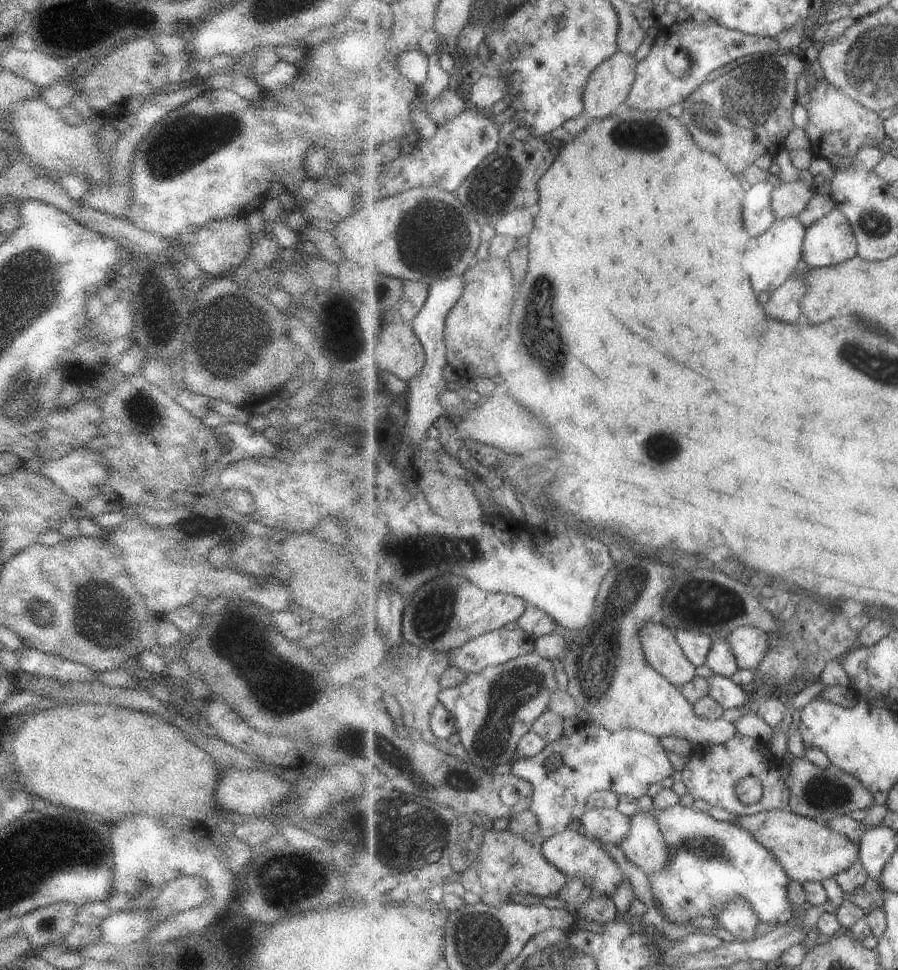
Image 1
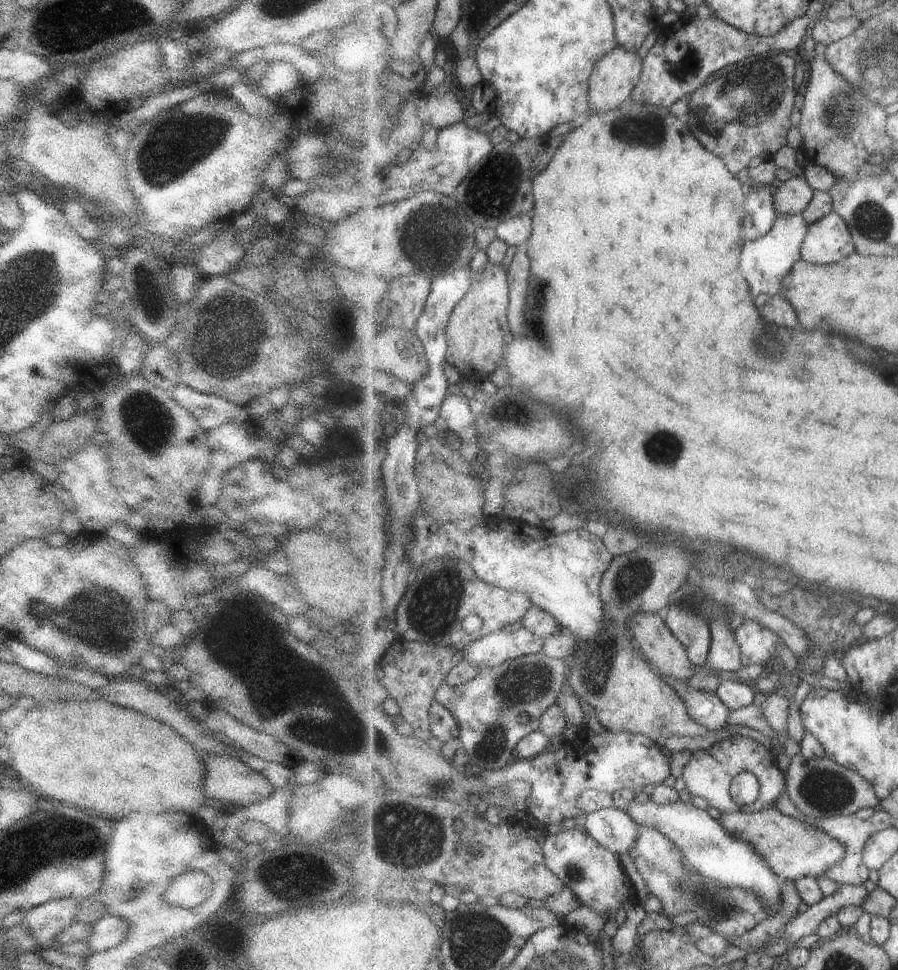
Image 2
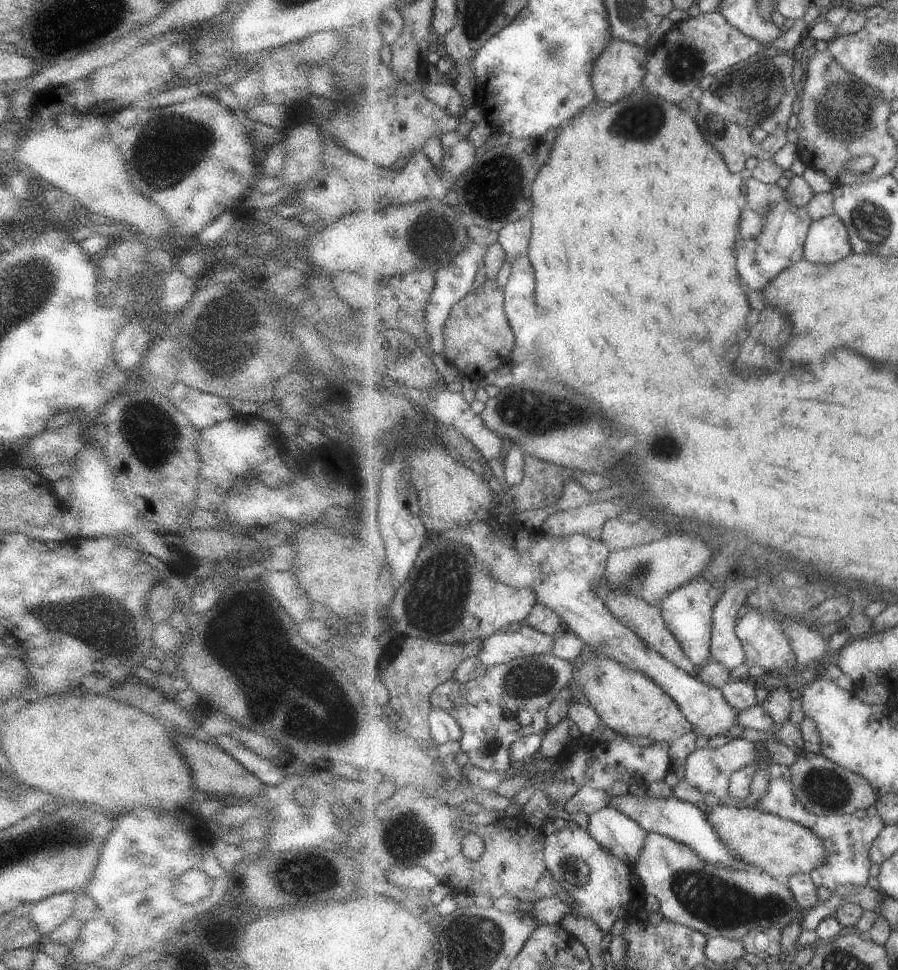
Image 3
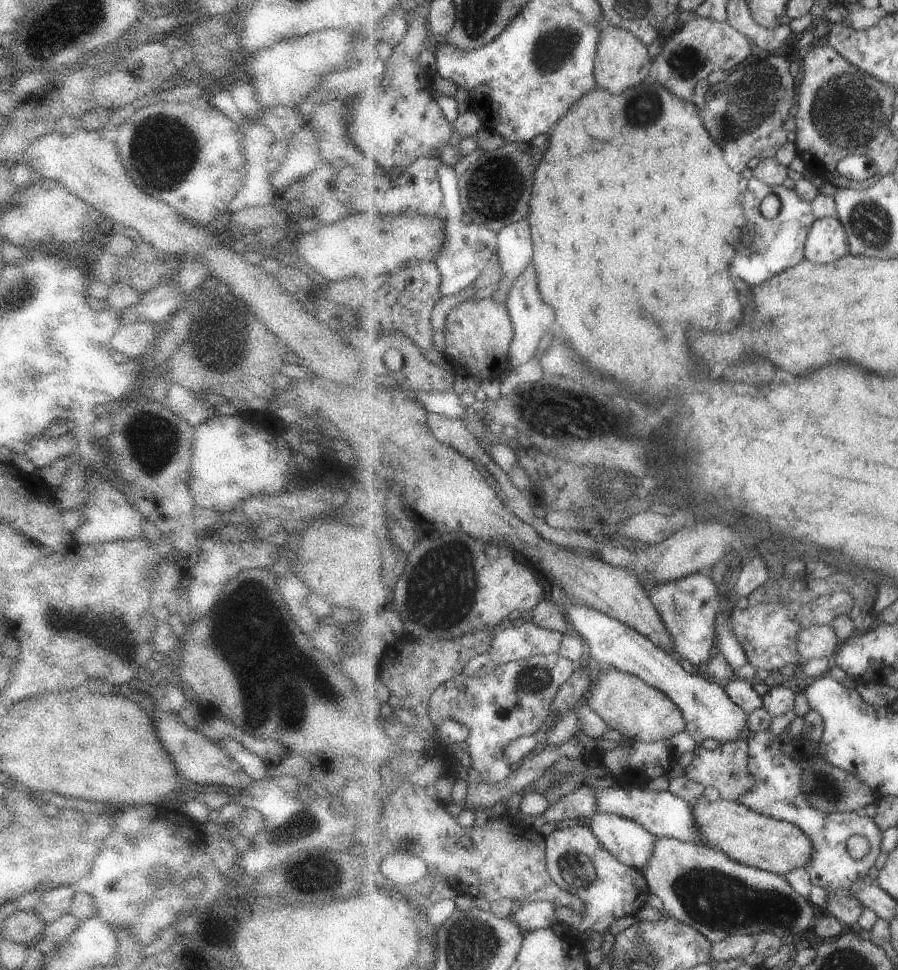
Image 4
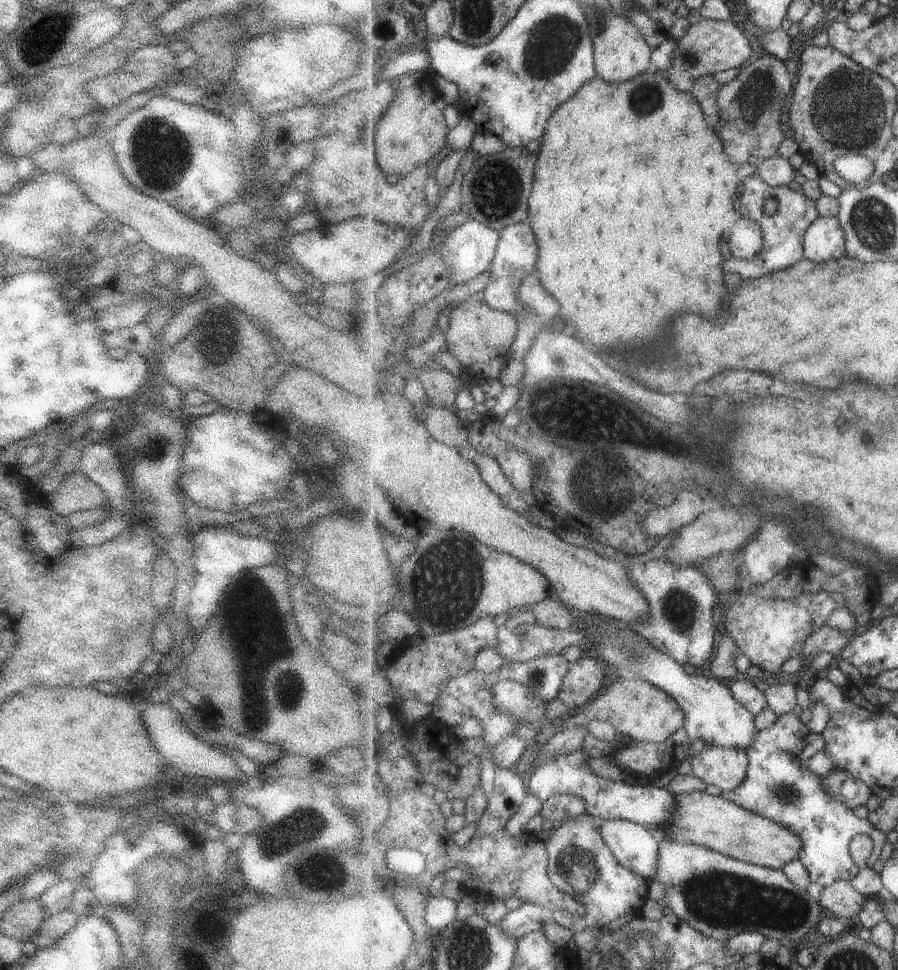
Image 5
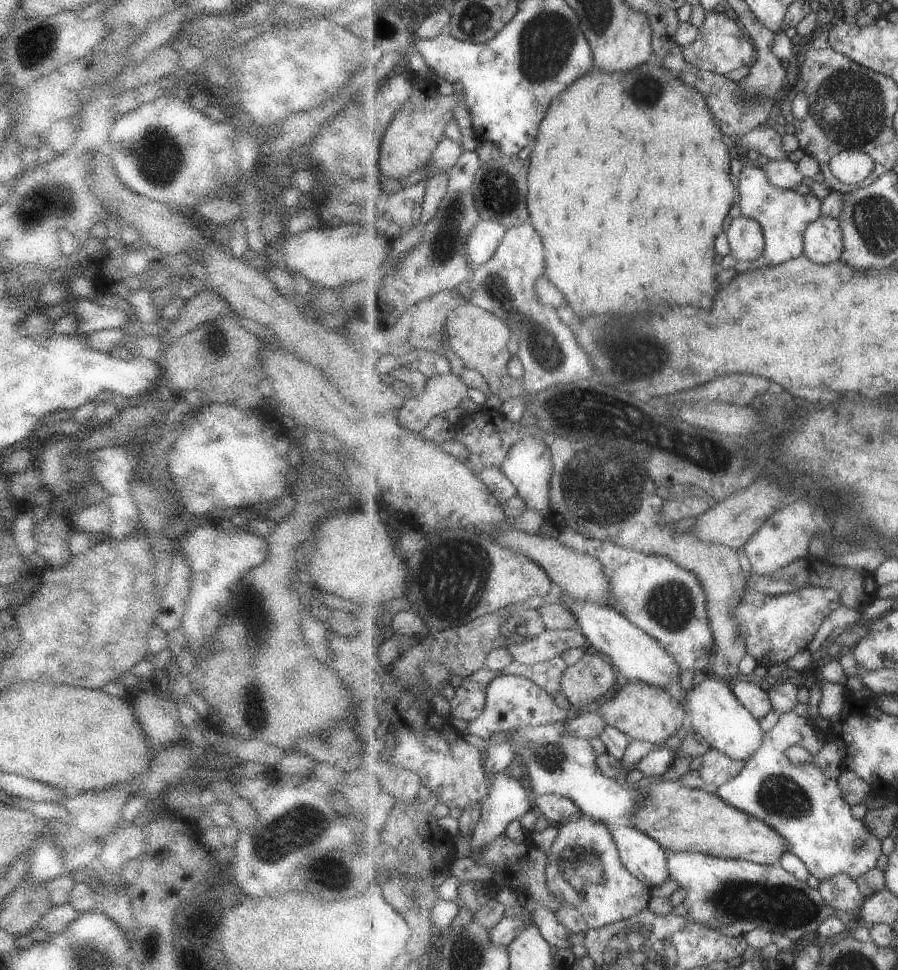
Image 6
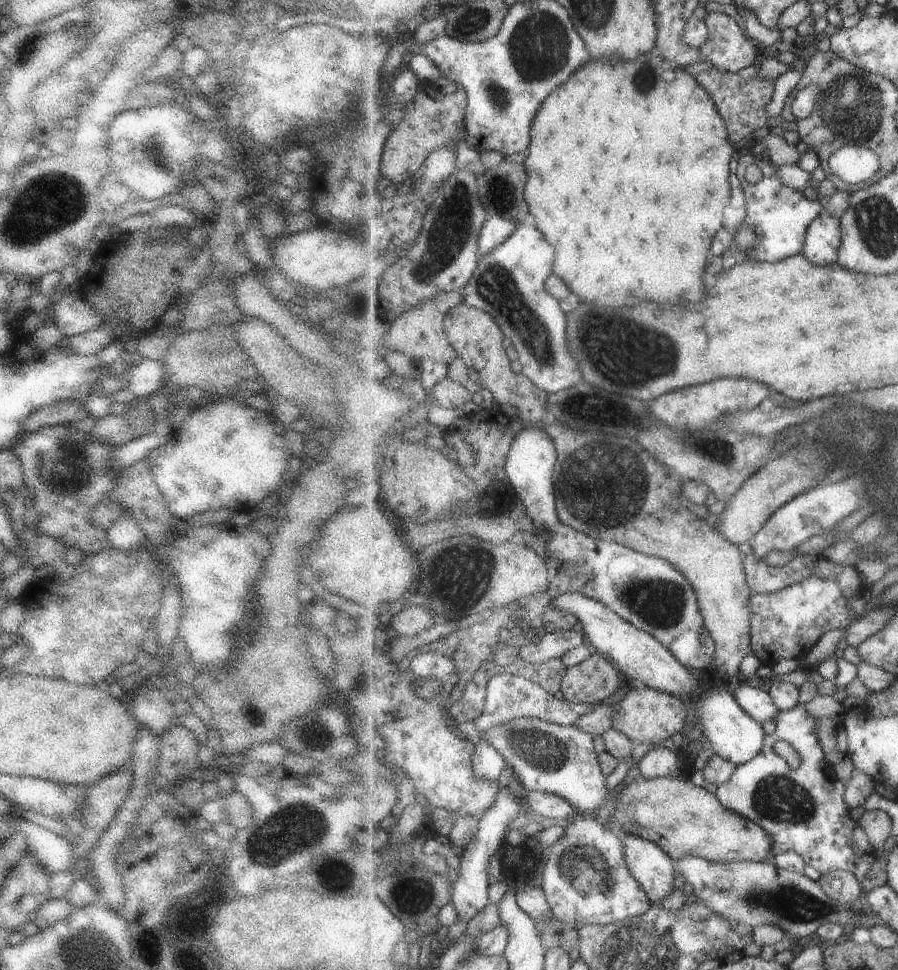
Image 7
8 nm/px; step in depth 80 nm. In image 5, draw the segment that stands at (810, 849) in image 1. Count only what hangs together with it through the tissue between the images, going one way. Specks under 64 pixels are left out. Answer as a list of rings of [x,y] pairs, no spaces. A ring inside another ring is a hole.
[[[693,791],[690,793],[675,793],[678,798],[678,808],[674,823],[664,834],[657,834],[660,839],[667,839],[678,843],[692,844],[710,848],[724,855],[762,867],[782,869],[790,860],[799,859],[802,854],[802,838],[791,829],[785,828],[774,820],[761,816],[756,812],[747,810],[720,795],[715,796],[705,791]]]

